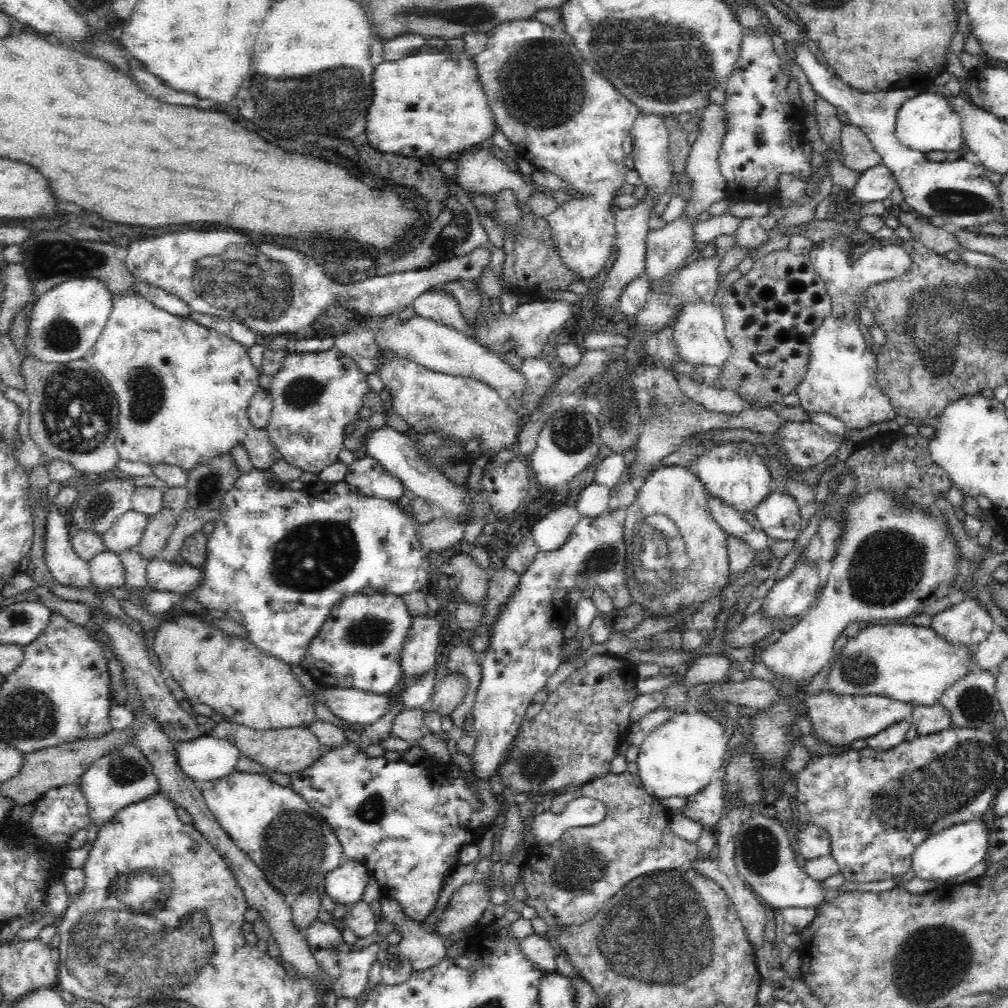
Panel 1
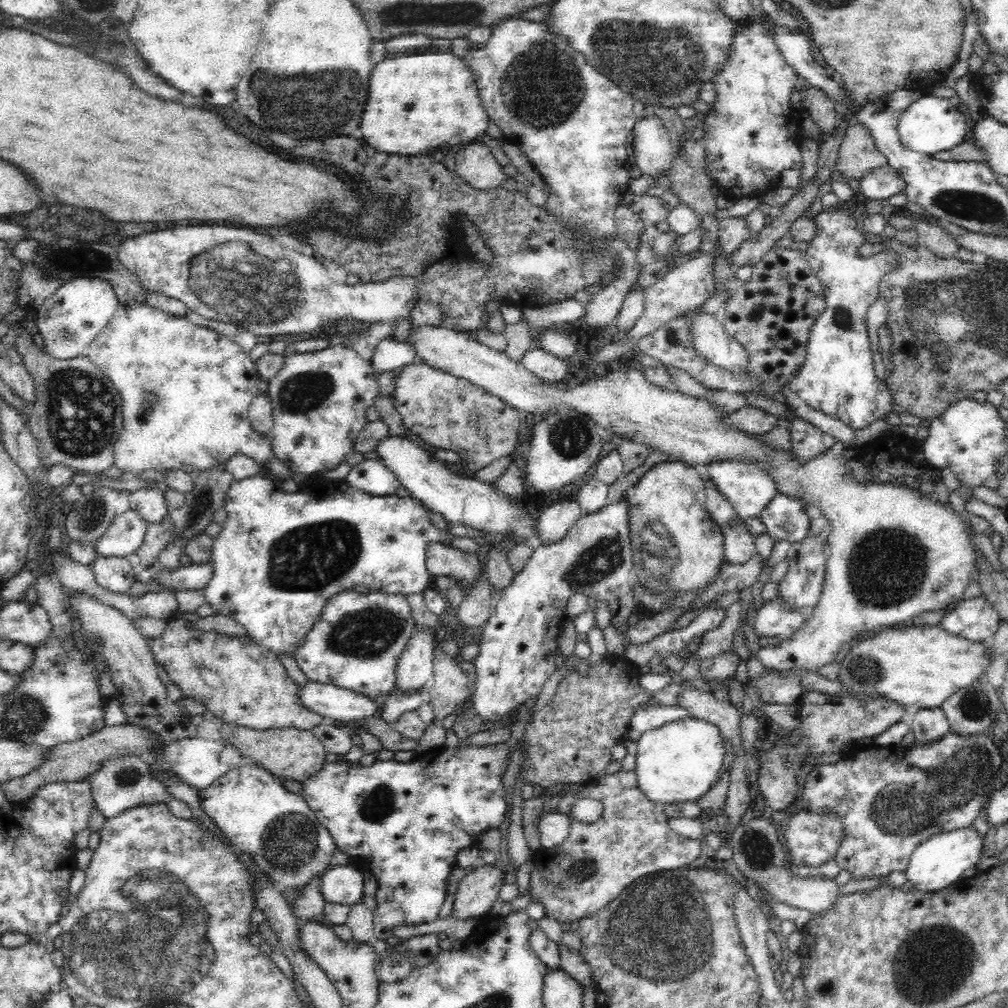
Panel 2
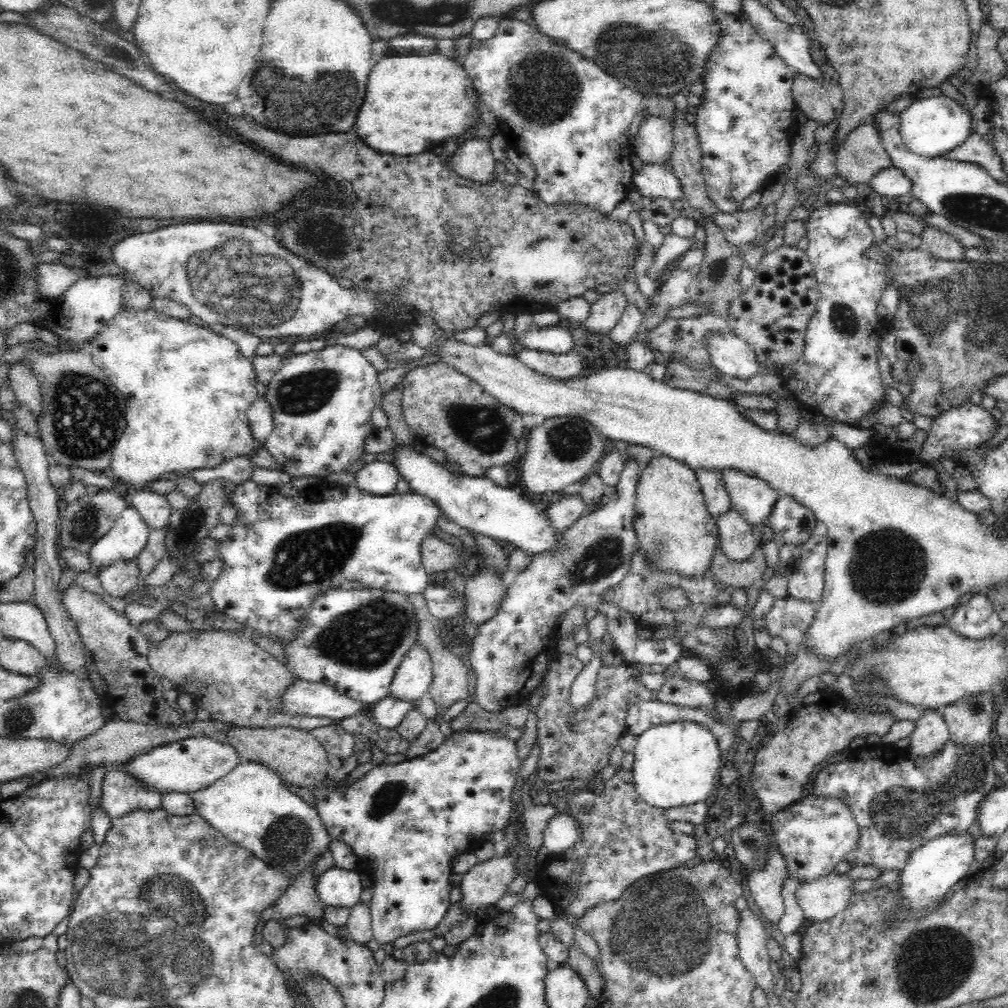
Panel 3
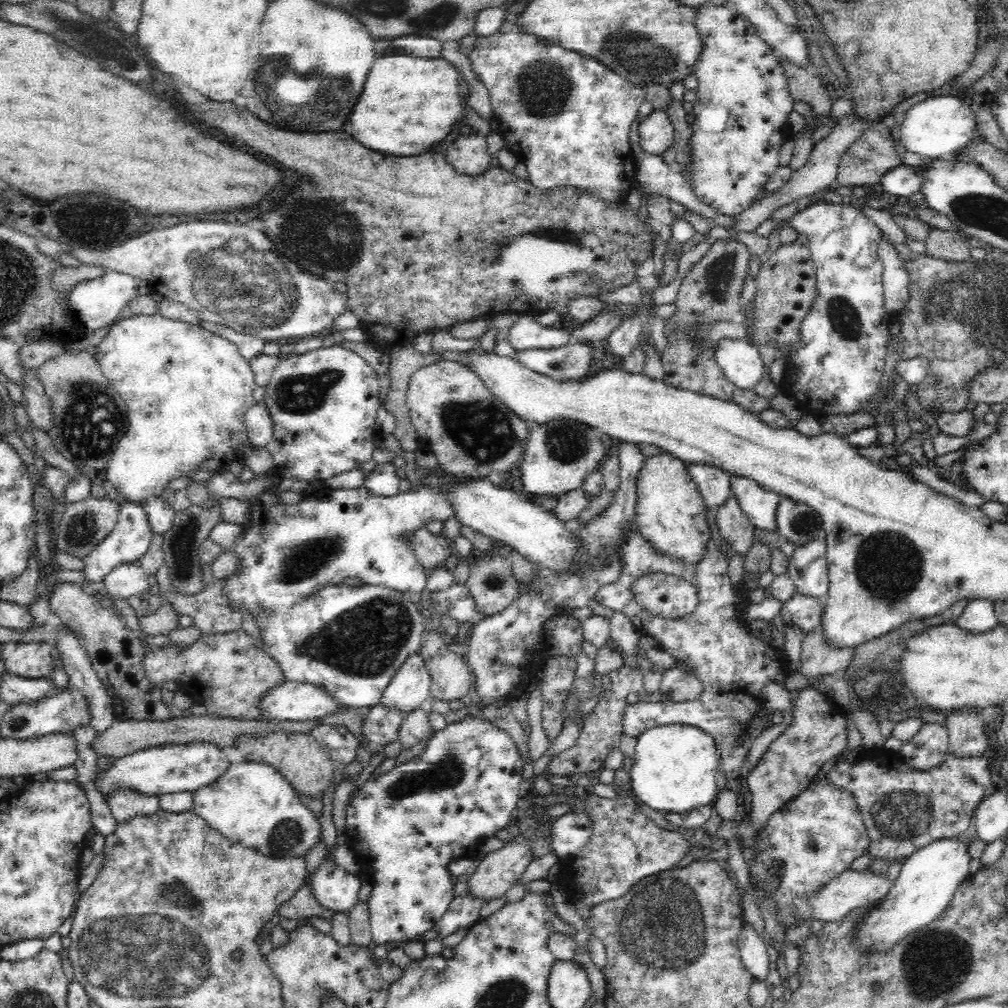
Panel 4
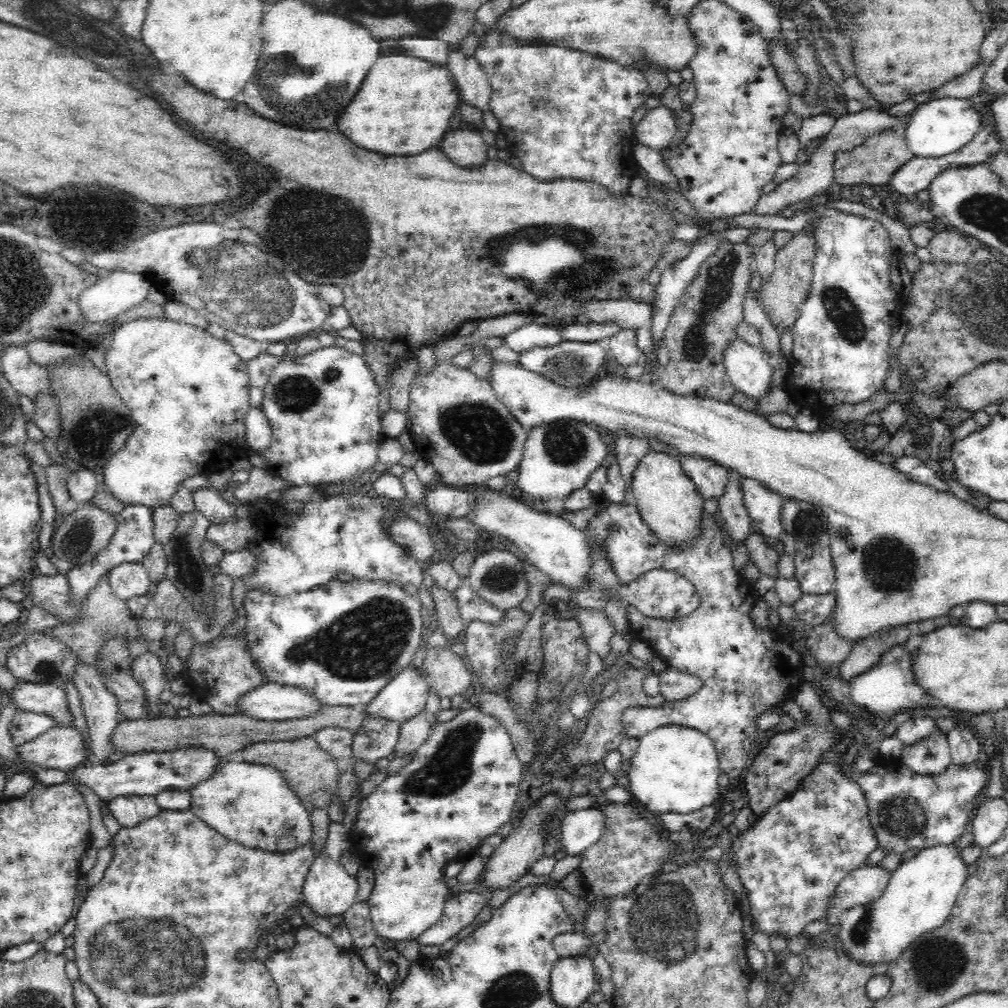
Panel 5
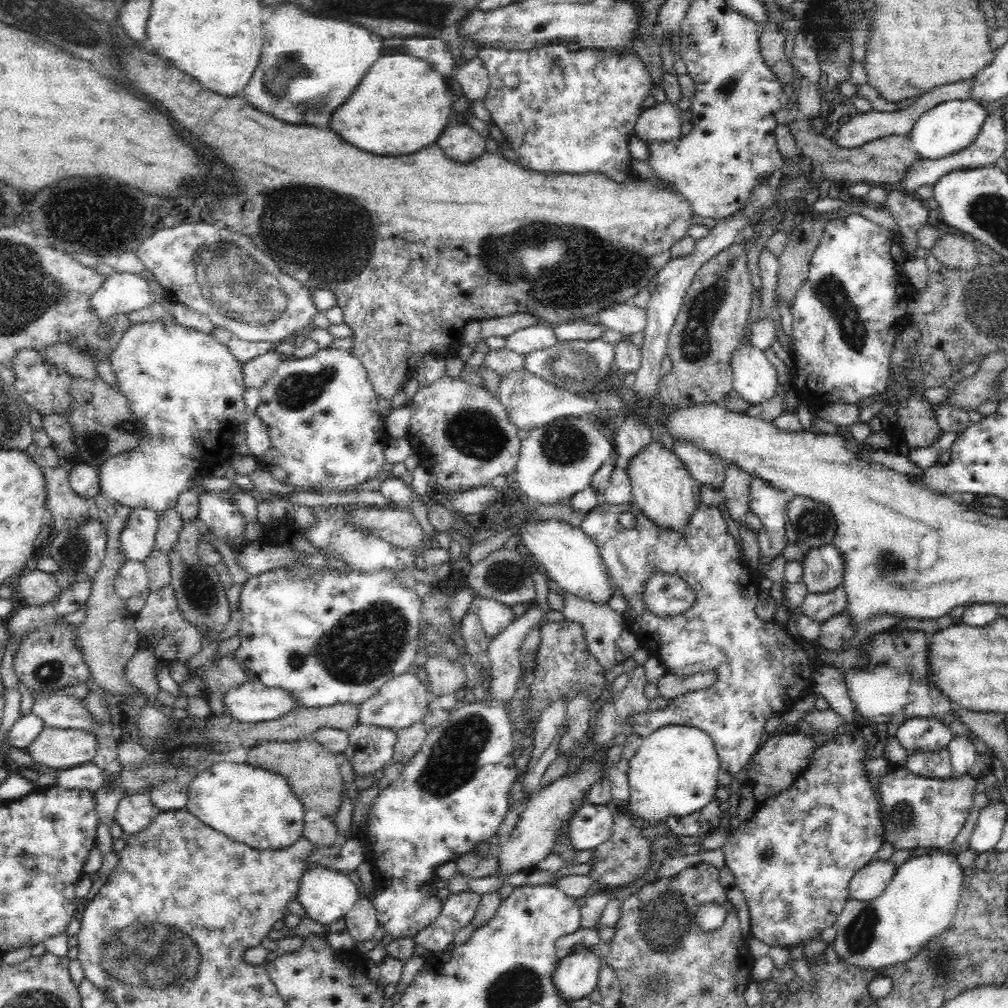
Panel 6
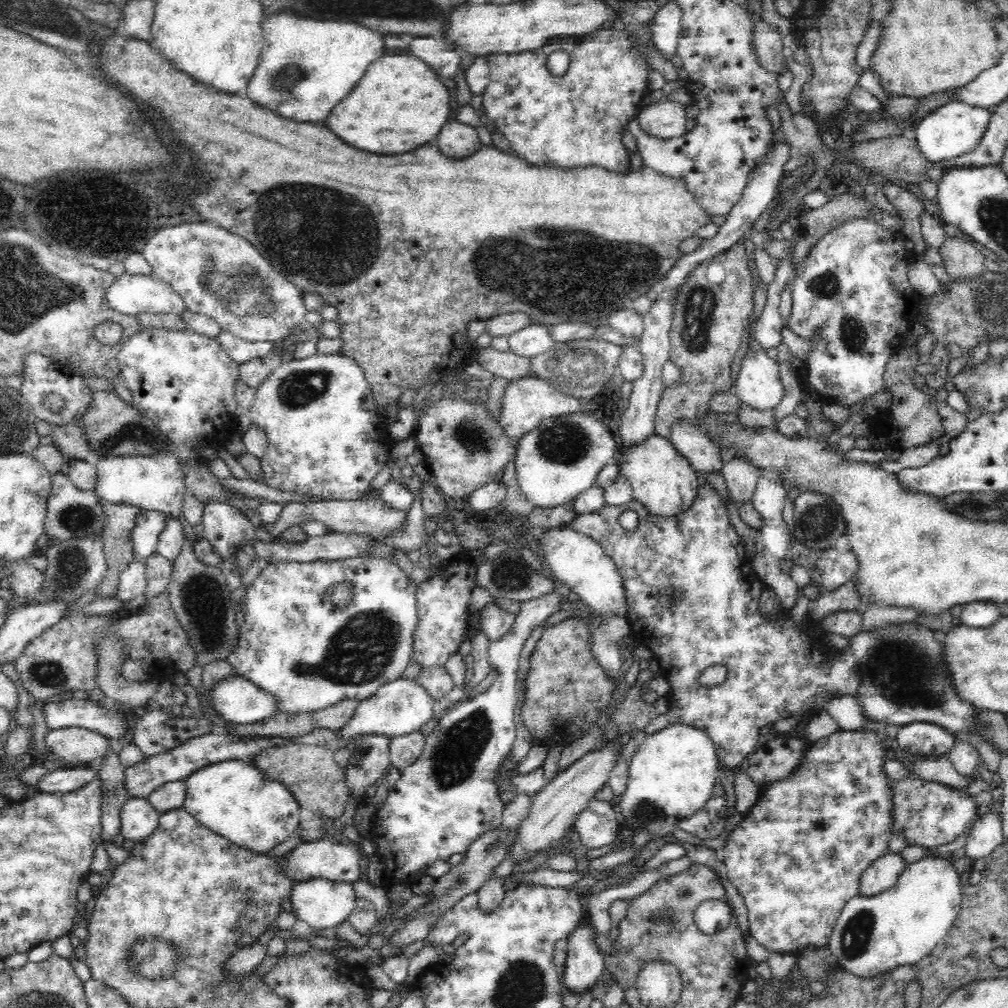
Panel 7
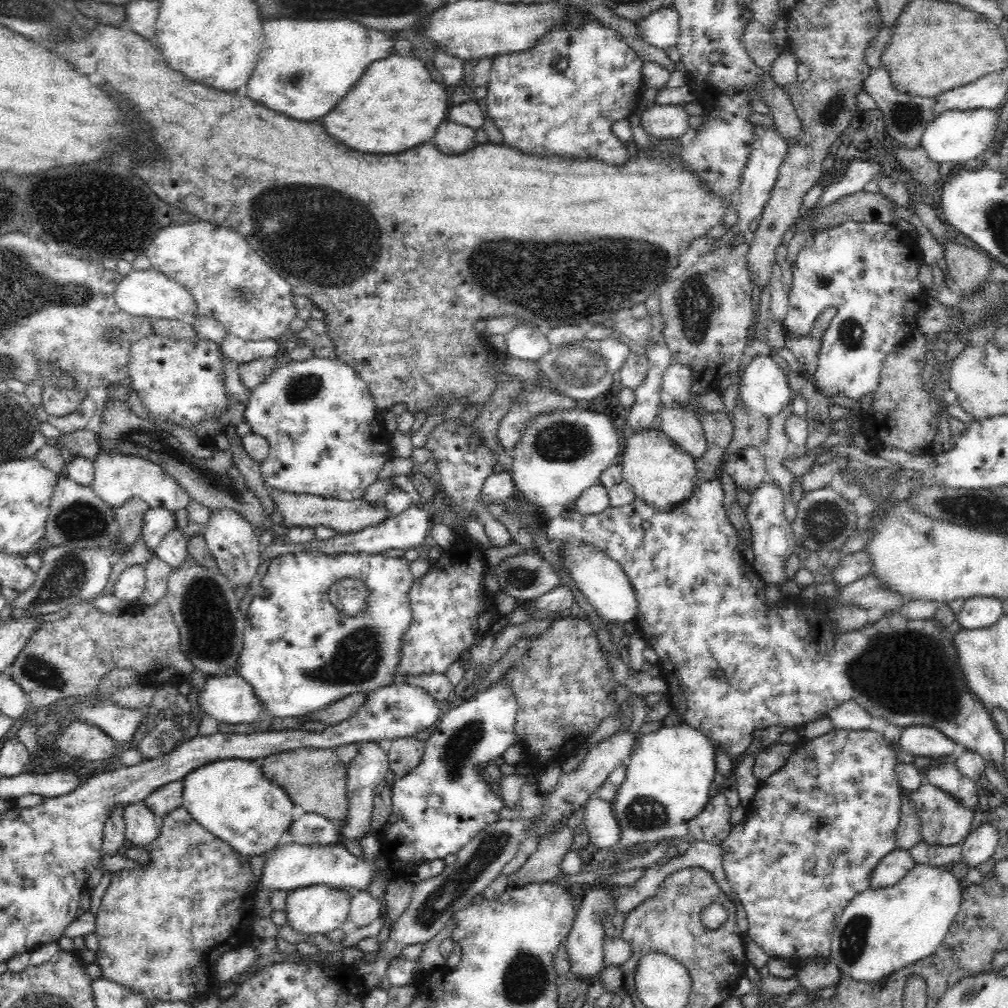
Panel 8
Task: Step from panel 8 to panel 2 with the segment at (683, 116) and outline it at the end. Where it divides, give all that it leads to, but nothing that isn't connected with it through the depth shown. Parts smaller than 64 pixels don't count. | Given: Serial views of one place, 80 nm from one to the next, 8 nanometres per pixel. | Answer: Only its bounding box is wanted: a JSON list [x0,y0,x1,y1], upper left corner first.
[633,117,676,177]

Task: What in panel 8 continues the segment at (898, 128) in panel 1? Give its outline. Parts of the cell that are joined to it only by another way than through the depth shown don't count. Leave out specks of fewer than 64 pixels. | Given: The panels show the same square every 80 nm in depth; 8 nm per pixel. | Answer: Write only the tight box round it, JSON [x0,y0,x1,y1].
[921,109,999,164]

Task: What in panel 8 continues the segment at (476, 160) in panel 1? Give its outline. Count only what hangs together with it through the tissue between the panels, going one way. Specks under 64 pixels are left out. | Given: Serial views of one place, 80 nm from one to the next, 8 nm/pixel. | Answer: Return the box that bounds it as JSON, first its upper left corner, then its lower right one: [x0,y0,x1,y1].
[432,118,478,154]

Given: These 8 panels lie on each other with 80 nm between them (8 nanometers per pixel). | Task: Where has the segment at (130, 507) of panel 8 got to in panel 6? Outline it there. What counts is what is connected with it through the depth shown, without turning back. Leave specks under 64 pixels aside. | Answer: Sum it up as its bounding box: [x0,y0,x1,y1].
[77,493,143,697]

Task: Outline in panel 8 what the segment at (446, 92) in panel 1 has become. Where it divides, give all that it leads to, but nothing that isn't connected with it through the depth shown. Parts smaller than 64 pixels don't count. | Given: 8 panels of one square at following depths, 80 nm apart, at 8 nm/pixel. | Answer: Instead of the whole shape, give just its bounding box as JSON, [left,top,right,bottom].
[322,53,448,154]

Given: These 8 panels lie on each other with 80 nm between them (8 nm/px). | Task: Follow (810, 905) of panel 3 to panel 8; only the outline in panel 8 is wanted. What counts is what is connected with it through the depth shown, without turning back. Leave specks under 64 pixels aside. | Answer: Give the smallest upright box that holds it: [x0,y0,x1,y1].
[869,848,917,888]

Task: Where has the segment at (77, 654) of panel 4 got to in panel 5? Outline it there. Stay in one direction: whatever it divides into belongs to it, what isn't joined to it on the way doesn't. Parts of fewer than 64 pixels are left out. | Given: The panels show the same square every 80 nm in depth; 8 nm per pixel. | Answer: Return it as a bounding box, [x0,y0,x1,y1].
[73,660,119,766]

